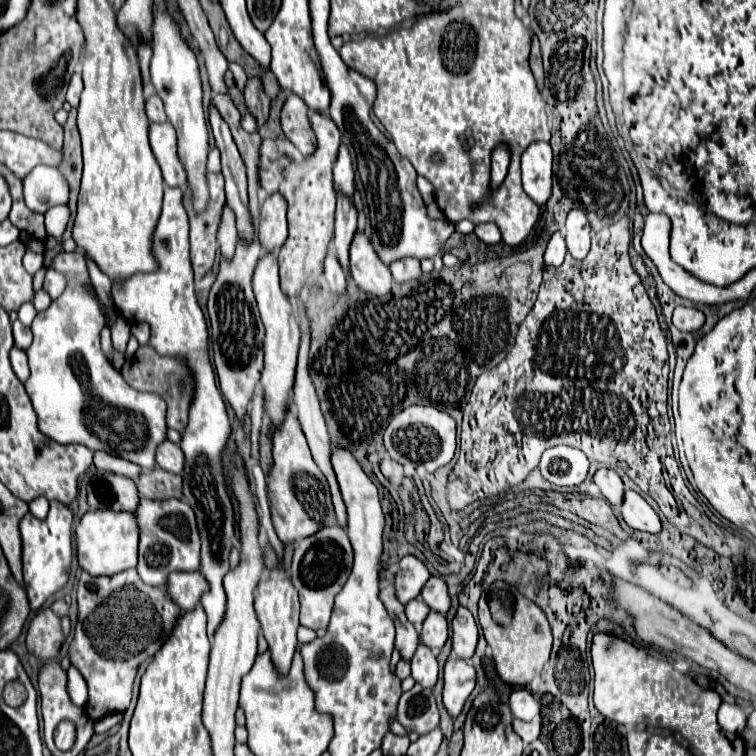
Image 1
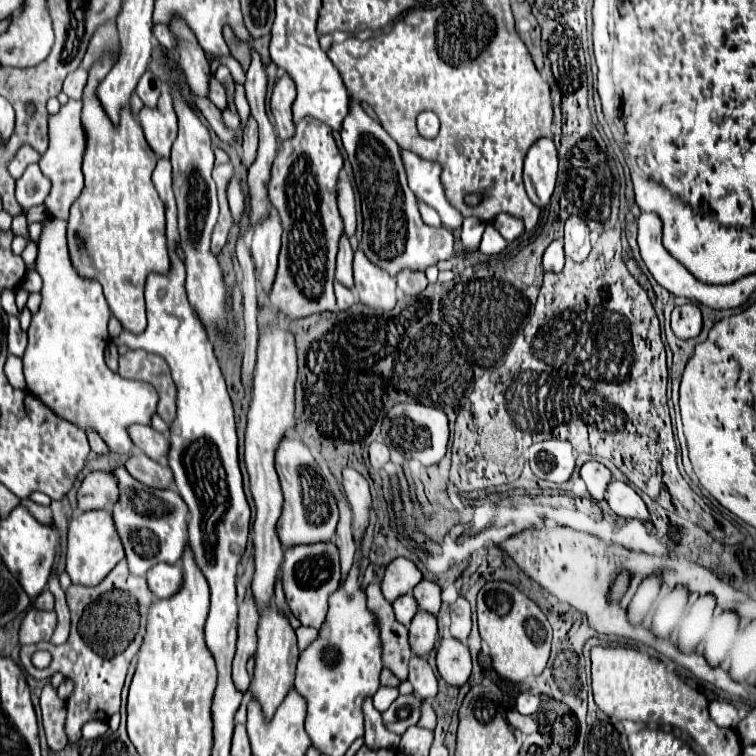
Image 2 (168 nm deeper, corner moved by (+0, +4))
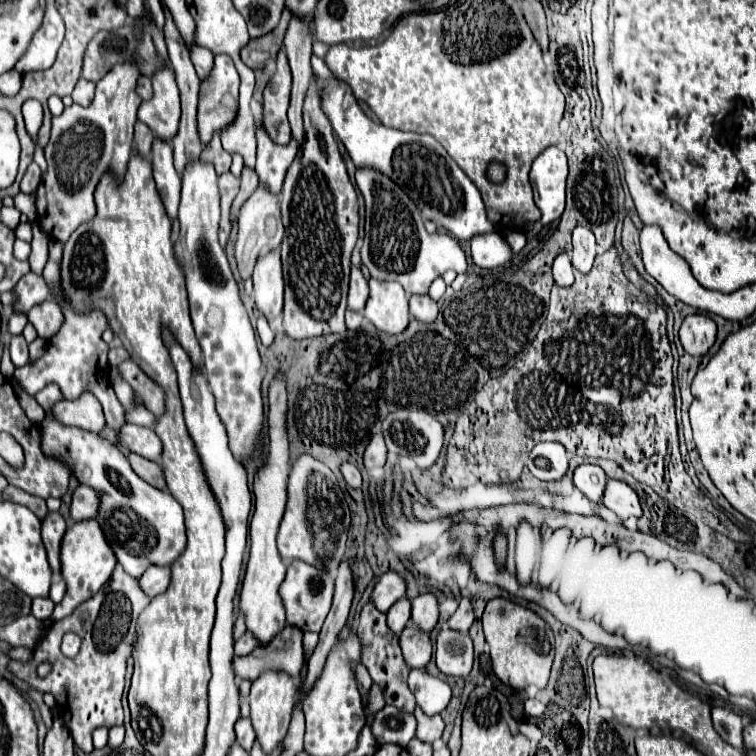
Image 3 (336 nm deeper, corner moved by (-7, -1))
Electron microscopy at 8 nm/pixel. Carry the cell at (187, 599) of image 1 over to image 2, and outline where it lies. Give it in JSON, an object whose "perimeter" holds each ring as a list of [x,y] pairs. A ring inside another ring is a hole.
{"perimeter":[[[156,564],[146,574],[148,586],[156,598],[170,598],[182,588],[182,566],[180,564]]]}

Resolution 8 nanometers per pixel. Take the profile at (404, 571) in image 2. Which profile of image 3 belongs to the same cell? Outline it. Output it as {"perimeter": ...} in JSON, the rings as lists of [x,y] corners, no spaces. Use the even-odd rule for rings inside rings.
{"perimeter":[[[389,571],[389,573],[379,577],[377,585],[373,587],[371,601],[373,601],[375,609],[385,613],[403,595],[405,595],[405,581],[403,581],[403,577],[393,573],[393,571]]]}

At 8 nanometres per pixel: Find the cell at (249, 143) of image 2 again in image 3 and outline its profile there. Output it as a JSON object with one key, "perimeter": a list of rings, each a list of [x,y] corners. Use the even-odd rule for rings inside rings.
{"perimeter":[[[245,167],[243,175],[241,175],[241,189],[239,189],[239,193],[231,205],[231,221],[233,223],[237,221],[237,213],[239,213],[241,205],[255,193],[255,189],[257,189],[257,173],[253,169]]]}

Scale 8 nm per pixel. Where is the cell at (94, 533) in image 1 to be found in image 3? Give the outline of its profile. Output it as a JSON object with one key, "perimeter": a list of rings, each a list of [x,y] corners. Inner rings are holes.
{"perimeter":[[[95,519],[73,523],[63,535],[59,555],[61,555],[61,575],[67,583],[67,591],[65,591],[63,601],[59,605],[55,605],[55,611],[51,615],[55,621],[71,615],[79,603],[93,597],[109,581],[109,577],[117,565],[117,559],[115,559],[111,547],[107,545],[105,535]]]}

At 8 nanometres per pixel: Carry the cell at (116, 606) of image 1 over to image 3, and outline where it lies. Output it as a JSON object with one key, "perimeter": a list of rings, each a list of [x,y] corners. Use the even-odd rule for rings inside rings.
{"perimeter":[[[117,565],[109,583],[101,587],[101,591],[95,597],[81,603],[69,617],[53,621],[49,633],[45,633],[45,637],[41,637],[41,641],[35,645],[31,663],[21,661],[7,663],[7,669],[15,677],[23,679],[37,691],[51,693],[55,697],[57,711],[65,721],[67,729],[71,731],[74,744],[85,753],[93,751],[91,733],[97,727],[123,725],[121,695],[125,685],[125,667],[127,659],[131,657],[135,639],[135,627],[131,629],[131,625],[135,623],[135,617],[141,613],[145,603],[149,605],[149,601],[151,599],[141,591],[137,579],[129,577],[121,569],[121,565]],[[67,631],[73,631],[81,637],[81,649],[73,659],[65,657],[59,649],[61,639]],[[43,661],[51,663],[51,673],[39,679],[35,675],[35,667]]]}

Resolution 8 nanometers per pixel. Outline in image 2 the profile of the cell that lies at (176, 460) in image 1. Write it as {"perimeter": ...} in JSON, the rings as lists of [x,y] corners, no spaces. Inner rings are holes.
{"perimeter":[[[134,424],[132,428],[128,428],[128,432],[130,432],[130,438],[132,438],[138,452],[150,456],[152,460],[160,460],[160,458],[168,456],[170,444],[164,434],[154,432],[152,428],[140,426],[140,424]]]}

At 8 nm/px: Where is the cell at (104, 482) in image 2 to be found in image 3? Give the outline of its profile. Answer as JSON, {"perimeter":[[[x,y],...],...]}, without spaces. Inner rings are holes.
{"perimeter":[[[79,485],[71,499],[71,521],[93,519],[99,509],[99,493],[87,485]]]}

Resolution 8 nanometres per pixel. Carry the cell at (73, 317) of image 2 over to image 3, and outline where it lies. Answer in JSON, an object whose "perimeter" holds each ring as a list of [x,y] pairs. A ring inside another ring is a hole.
{"perimeter":[[[51,239],[49,241],[49,261],[47,267],[43,271],[43,277],[47,281],[47,285],[53,291],[55,301],[61,305],[63,315],[65,315],[65,323],[59,329],[59,333],[49,341],[47,345],[47,353],[33,365],[27,367],[19,367],[15,369],[15,379],[19,381],[21,389],[27,393],[37,393],[39,389],[43,389],[49,383],[57,383],[65,395],[65,399],[77,399],[83,391],[91,391],[95,393],[95,397],[101,401],[103,411],[105,411],[105,419],[107,425],[111,425],[115,431],[121,429],[121,425],[125,425],[125,417],[123,417],[123,407],[115,395],[115,391],[109,385],[109,363],[107,363],[107,351],[109,345],[103,343],[101,333],[107,329],[107,319],[103,313],[95,313],[91,311],[89,315],[81,315],[75,313],[69,303],[61,297],[61,287],[59,287],[59,263],[61,263],[61,253],[63,253],[63,243]]]}

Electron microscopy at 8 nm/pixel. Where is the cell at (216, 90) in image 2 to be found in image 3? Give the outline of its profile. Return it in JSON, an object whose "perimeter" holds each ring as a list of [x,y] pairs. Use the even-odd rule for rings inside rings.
{"perimeter":[[[195,47],[191,49],[191,61],[197,69],[197,75],[199,79],[205,79],[209,75],[209,69],[213,67],[213,53],[209,53],[209,49],[205,47]]]}

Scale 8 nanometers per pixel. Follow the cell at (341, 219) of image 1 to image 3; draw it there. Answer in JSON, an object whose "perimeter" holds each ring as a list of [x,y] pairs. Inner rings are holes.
{"perimeter":[[[351,269],[351,283],[349,283],[349,309],[351,311],[363,311],[365,301],[369,297],[369,287],[367,281],[363,279],[359,269]]]}

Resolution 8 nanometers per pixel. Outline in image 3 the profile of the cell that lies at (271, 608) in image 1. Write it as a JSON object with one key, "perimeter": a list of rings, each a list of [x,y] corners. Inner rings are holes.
{"perimeter":[[[265,671],[261,673],[261,677],[257,677],[257,681],[253,681],[251,693],[249,693],[251,723],[255,729],[255,739],[259,741],[265,753],[271,753],[273,749],[277,749],[277,745],[285,739],[291,723],[293,705],[295,705],[295,693],[297,693],[295,681],[289,675],[279,671]]]}

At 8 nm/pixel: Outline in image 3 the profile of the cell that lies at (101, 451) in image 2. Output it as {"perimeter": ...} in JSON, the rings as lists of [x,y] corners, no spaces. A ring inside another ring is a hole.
{"perimeter":[[[81,393],[81,397],[73,401],[59,401],[53,407],[53,415],[65,425],[89,429],[93,433],[99,433],[105,425],[101,403],[93,393]]]}

